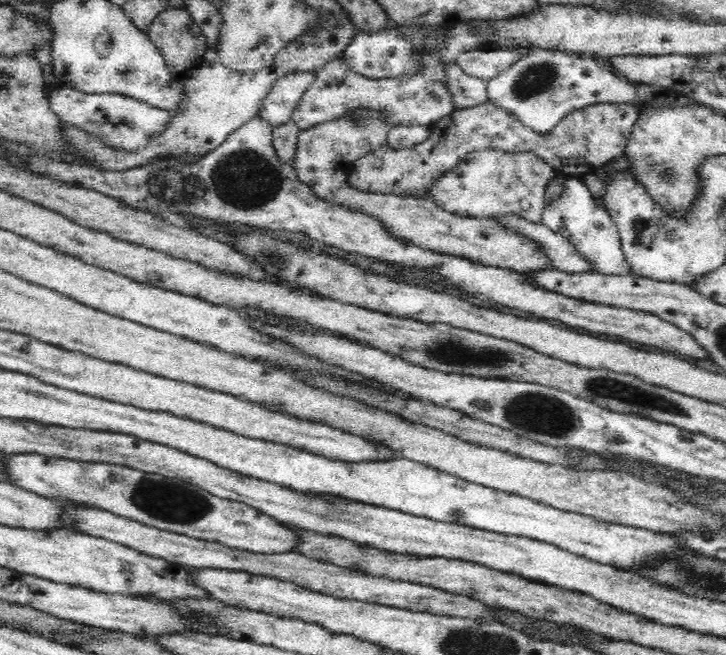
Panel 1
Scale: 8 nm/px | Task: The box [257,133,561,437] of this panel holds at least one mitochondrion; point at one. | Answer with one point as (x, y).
(447, 351)

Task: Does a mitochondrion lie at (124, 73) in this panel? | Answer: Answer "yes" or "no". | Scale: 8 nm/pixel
yes

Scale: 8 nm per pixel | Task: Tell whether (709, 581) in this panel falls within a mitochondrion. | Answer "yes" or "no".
yes

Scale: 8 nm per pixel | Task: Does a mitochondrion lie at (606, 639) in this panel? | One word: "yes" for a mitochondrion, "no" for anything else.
no

